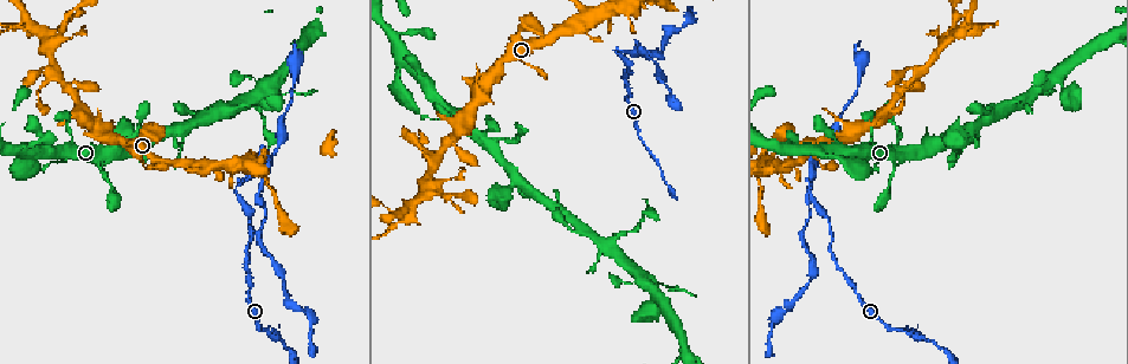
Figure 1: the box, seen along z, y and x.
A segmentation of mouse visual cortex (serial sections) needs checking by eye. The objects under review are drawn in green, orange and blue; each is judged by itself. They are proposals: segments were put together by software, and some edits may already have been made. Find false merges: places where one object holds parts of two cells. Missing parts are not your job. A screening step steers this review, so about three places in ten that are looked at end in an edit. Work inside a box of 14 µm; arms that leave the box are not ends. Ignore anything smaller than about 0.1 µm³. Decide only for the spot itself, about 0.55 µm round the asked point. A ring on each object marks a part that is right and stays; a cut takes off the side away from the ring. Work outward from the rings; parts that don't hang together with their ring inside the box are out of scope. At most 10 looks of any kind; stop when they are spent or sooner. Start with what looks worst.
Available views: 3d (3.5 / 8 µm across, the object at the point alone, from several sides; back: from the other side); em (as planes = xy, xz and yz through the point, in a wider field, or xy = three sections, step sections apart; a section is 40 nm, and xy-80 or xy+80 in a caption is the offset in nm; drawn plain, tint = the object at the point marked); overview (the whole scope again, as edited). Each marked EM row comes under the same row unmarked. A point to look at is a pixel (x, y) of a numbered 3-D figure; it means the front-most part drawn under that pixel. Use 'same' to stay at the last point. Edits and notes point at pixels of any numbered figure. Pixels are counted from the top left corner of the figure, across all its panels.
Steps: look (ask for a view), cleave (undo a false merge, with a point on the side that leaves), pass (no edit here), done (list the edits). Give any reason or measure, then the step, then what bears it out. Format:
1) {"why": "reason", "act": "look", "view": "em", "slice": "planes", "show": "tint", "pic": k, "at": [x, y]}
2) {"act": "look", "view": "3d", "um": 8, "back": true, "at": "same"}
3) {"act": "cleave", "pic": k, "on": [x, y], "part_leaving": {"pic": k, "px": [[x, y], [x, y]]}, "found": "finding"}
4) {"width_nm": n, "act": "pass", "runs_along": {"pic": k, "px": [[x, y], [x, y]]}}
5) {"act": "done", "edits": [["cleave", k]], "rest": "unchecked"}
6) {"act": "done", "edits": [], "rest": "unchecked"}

{"why": "branch point", "act": "look", "view": "em", "slice": "xy", "step": 2, "show": "tint", "pic": 1, "at": [813, 164]}

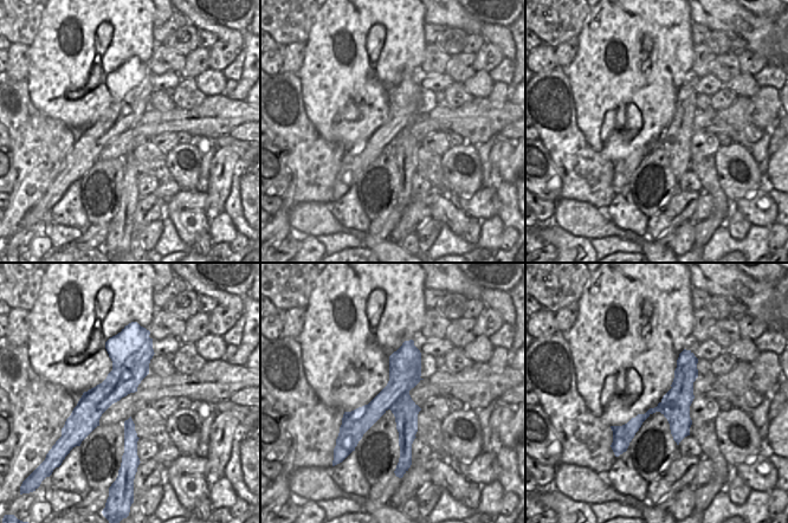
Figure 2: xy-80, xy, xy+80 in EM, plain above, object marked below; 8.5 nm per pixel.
{"why": "see where the arms go", "act": "look", "view": "3d", "um": 3.5, "at": "same"}

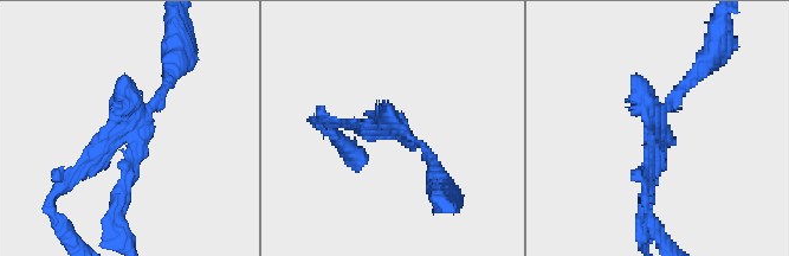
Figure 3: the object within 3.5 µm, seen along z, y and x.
{"act": "cleave", "pic": 3, "on": [170, 77], "part_leaving": {"pic": 3, "px": [[131, 136], [124, 245]]}, "found": "a second cell is stuck on"}

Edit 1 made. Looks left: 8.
{"act": "look", "view": "3d", "um": 3.5, "back": true, "pic": 1, "at": [62, 80]}

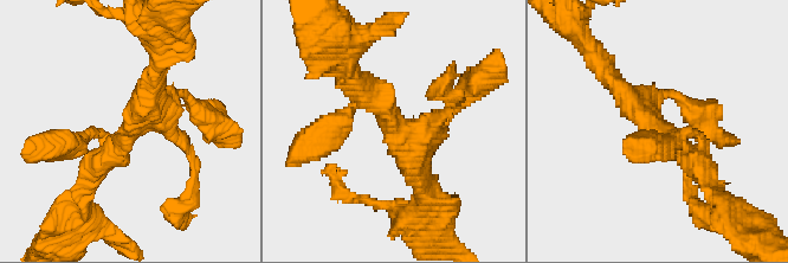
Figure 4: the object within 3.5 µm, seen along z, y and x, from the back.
{"act": "look", "view": "em", "slice": "planes", "show": "tint", "pic": 4, "at": [131, 128]}

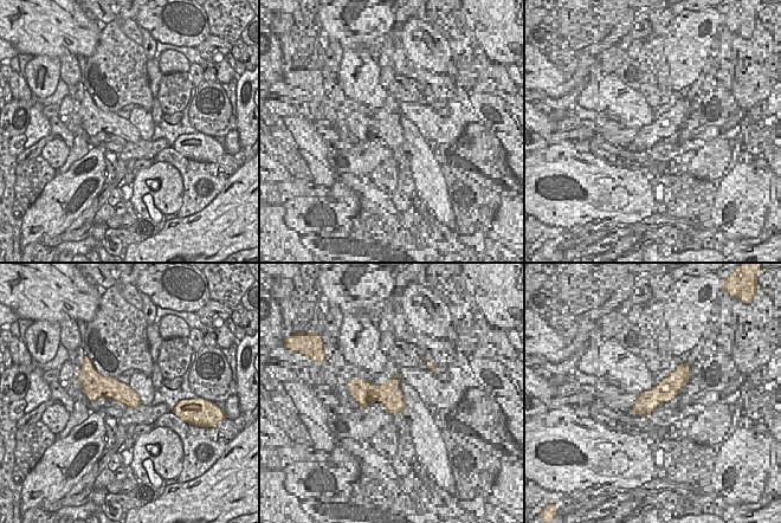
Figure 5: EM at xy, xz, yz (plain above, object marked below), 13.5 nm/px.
{"act": "pass", "runs_along": {"pic": 4, "px": [[704, 180], [608, 75]]}, "found": "continuous, no second cell"}

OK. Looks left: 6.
{"why": "sharp bend", "act": "look", "view": "3d", "um": 8, "pic": 1, "at": [411, 207]}

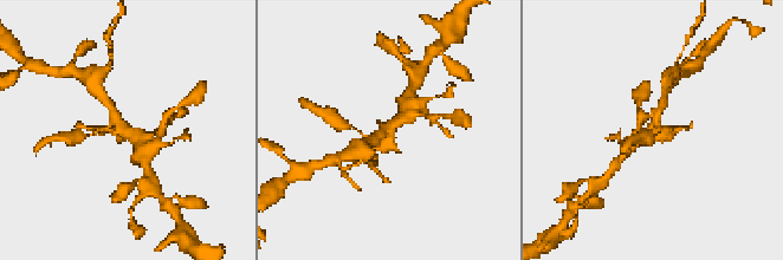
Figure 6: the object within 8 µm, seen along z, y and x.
{"why": "need the tissue", "act": "look", "view": "em", "slice": "xy", "step": 1, "show": "tint", "pic": 6, "at": [391, 127]}

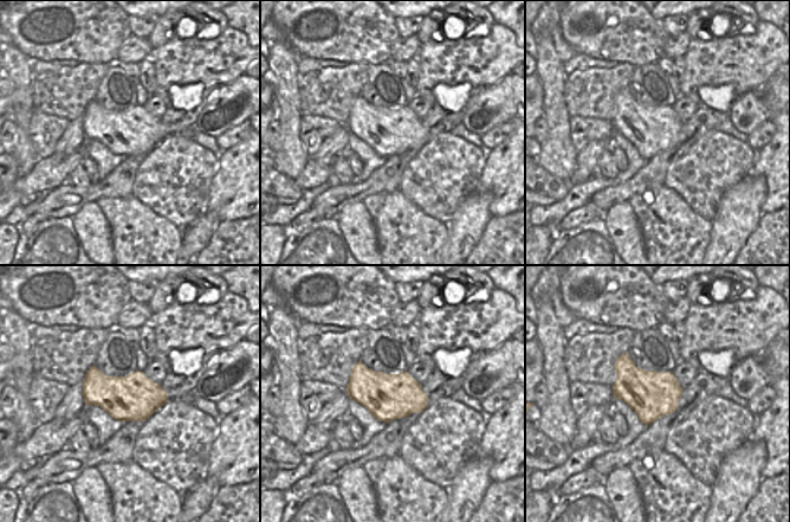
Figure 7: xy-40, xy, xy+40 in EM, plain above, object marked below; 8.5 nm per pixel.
{"act": "cleave", "pic": 6, "on": [673, 130], "found": "a second cell is stuck on"}

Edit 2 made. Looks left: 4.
{"why": "redraw", "act": "look", "view": "overview"}

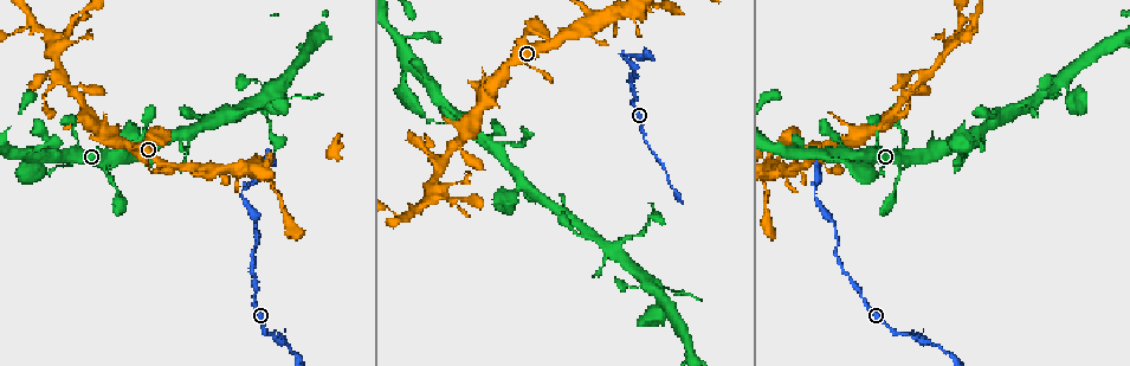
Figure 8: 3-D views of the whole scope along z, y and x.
{"why": "a fork", "act": "look", "view": "3d", "um": 3.5, "pic": 8, "at": [1010, 114]}

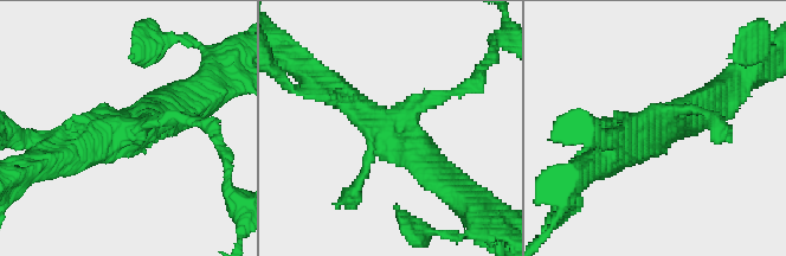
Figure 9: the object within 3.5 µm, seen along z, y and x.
{"act": "look", "view": "em", "slice": "xy", "step": 5, "show": "tint", "pic": 9, "at": [650, 133]}

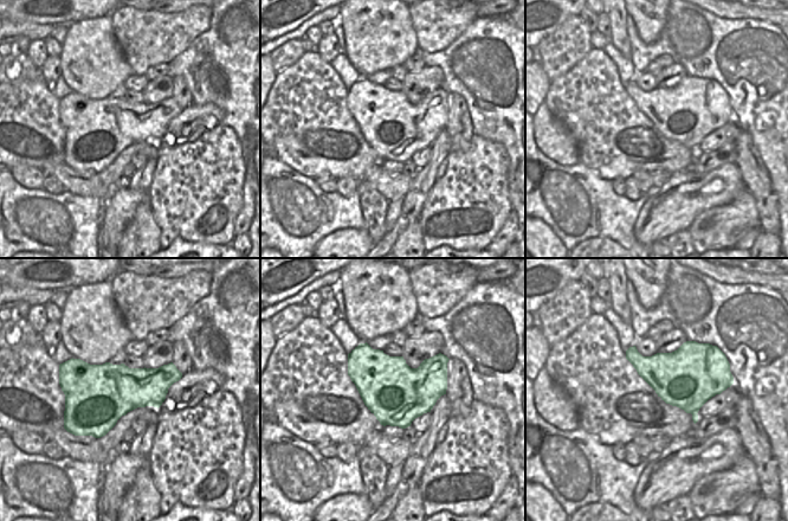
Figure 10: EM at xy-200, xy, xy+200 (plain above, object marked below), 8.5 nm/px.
{"act": "pass", "runs_along": {"pic": 9, "px": [[334, 89], [395, 128], [450, 183]]}, "found": "all the same cell"}

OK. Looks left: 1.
{"act": "done", "edits": [["cleave", 3], ["cleave", 6]], "rest": "unchecked"}

